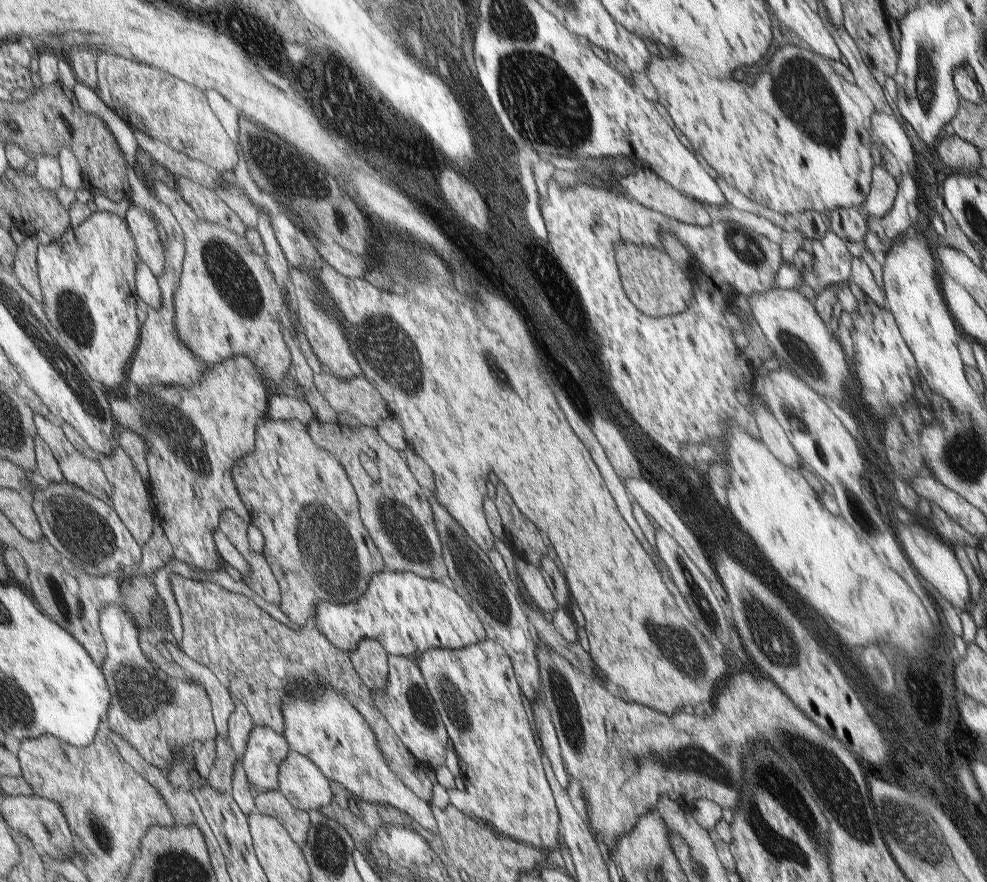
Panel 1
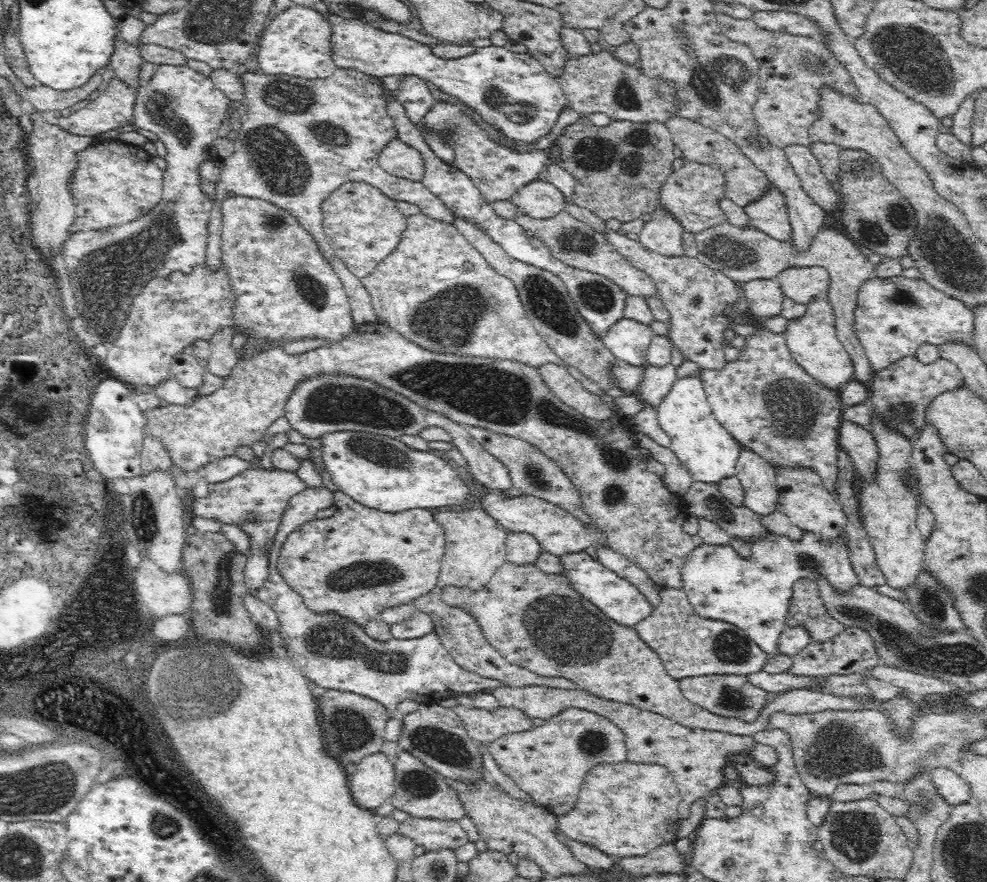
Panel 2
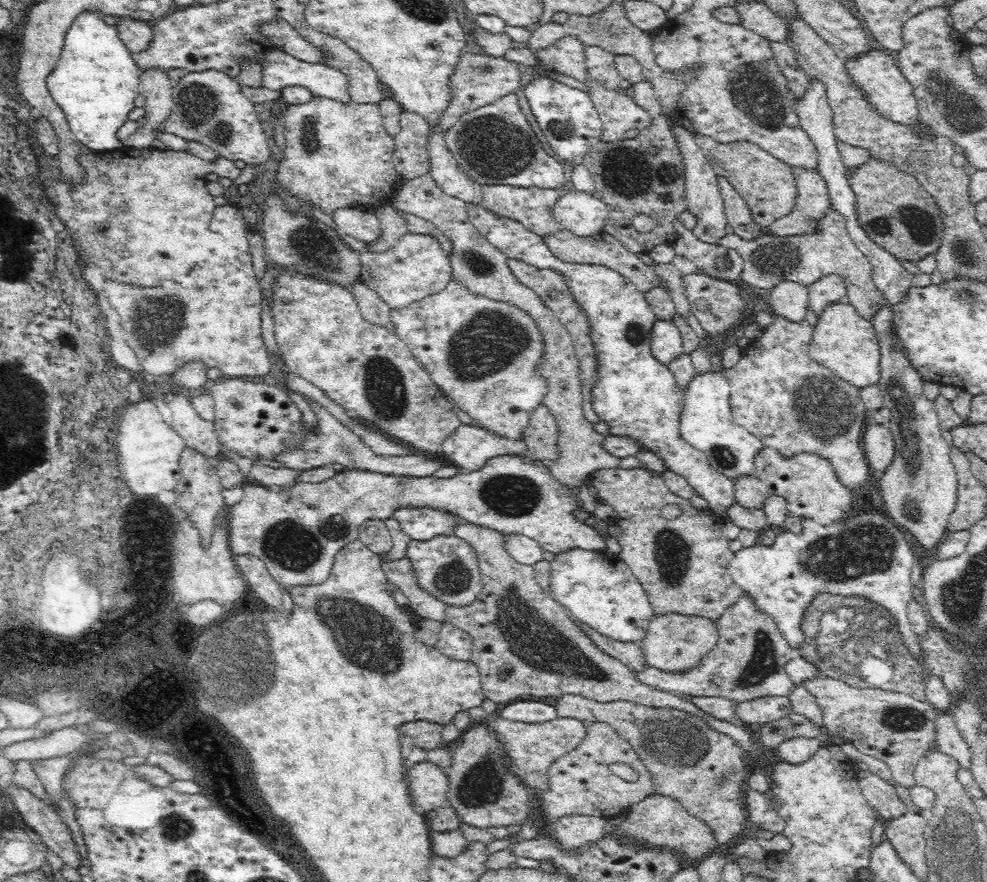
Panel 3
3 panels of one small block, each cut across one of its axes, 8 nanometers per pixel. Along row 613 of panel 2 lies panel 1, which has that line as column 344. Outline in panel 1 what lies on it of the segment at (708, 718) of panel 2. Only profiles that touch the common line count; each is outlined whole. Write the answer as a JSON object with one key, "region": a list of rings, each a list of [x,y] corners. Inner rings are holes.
{"region":[[[267,418],[266,421],[262,421],[261,425],[258,426],[258,432],[256,432],[256,450],[252,454],[240,458],[232,469],[232,478],[236,482],[238,494],[244,500],[244,504],[248,506],[248,512],[252,516],[252,523],[256,524],[266,534],[267,545],[263,551],[268,556],[283,590],[283,604],[280,608],[292,622],[298,624],[302,629],[318,622],[318,604],[322,600],[328,600],[328,602],[334,602],[334,604],[358,602],[365,595],[373,576],[387,569],[384,560],[382,560],[381,552],[378,552],[376,544],[372,542],[368,530],[360,519],[354,484],[352,484],[352,480],[350,480],[348,472],[346,472],[345,464],[342,464],[342,461],[340,462],[333,452],[329,451],[327,442],[320,448],[314,442],[314,438],[312,438],[312,434],[308,430],[308,425],[303,424],[300,420],[271,420]]]}

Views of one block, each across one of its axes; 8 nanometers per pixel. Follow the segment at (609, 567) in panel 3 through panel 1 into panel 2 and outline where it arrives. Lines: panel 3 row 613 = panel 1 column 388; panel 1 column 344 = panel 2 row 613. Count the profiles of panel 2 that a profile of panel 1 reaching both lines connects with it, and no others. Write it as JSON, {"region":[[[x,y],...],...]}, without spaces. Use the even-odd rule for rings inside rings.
{"region":[[[585,551],[564,556],[561,558],[561,562],[565,567],[565,574],[571,577],[575,589],[617,624],[633,627],[652,612],[652,604],[634,584],[593,560]]]}

